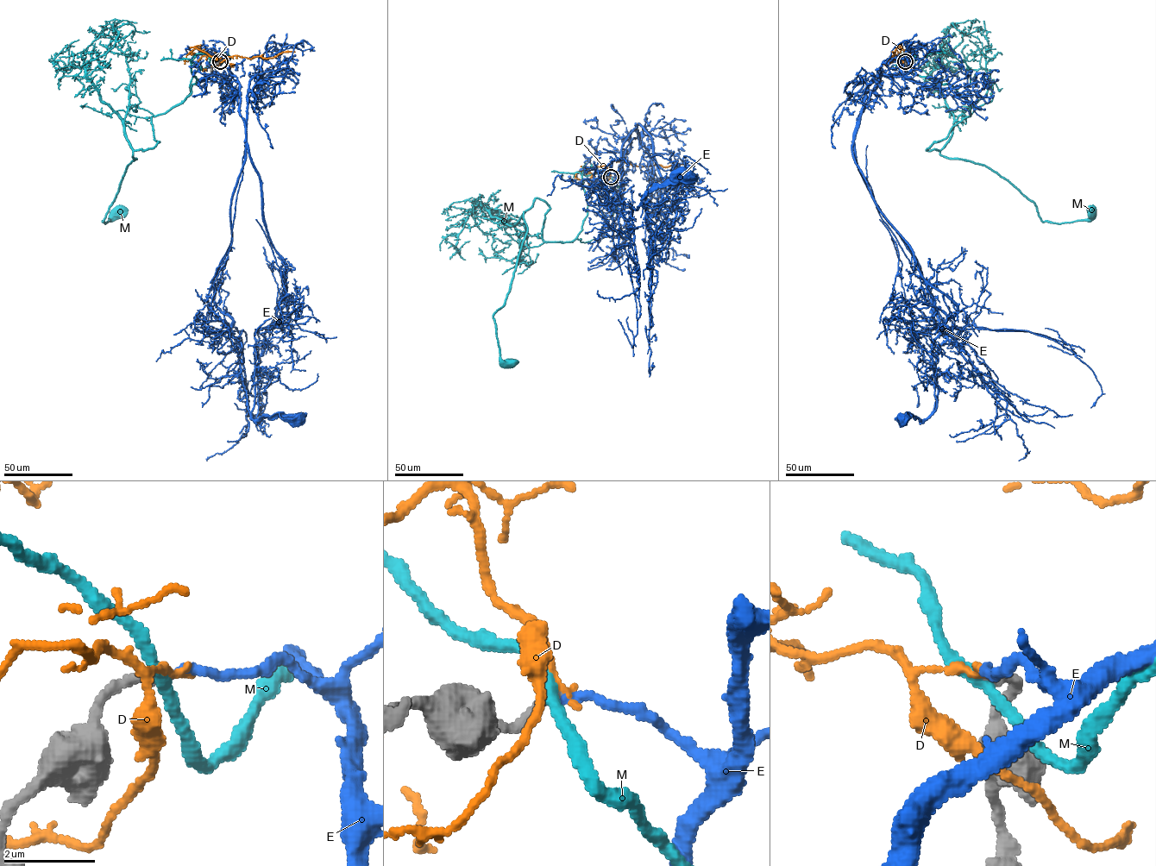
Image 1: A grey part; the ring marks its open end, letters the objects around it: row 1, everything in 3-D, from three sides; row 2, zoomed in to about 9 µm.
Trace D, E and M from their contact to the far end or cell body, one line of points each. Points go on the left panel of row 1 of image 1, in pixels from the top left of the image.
D: (220, 60), (215, 58), (220, 61), (235, 55), (272, 58), (283, 52), (295, 52)
E: (220, 60), (239, 85), (245, 161), (214, 303), (240, 342), (250, 417), (296, 420)
M: (220, 60), (193, 56), (196, 84), (153, 116), (159, 141), (133, 151), (103, 221), (118, 210)

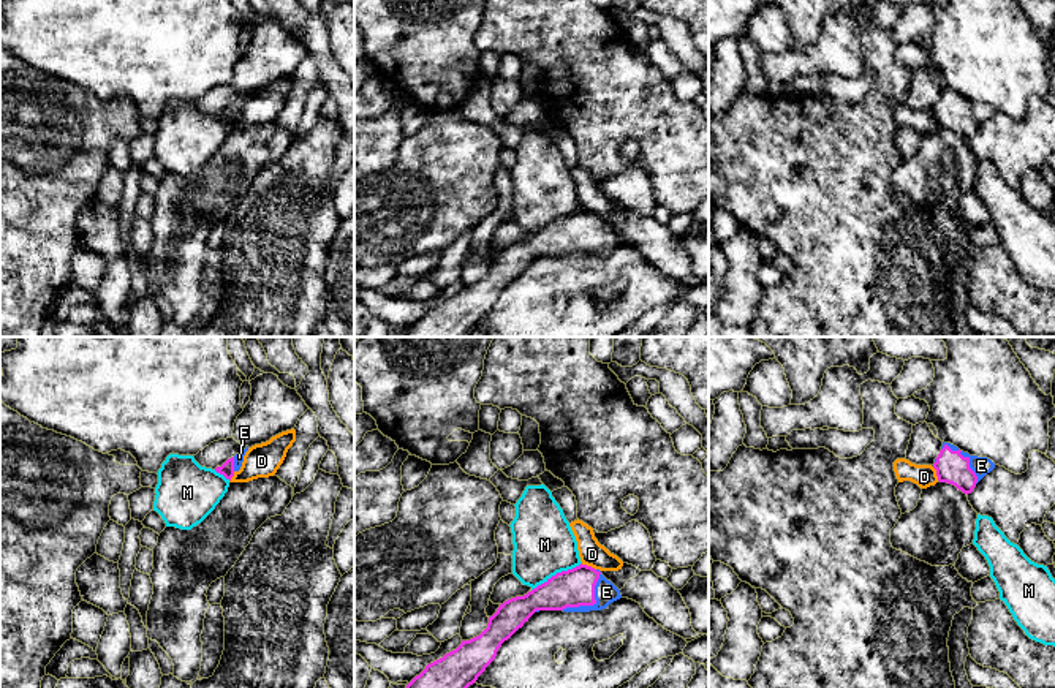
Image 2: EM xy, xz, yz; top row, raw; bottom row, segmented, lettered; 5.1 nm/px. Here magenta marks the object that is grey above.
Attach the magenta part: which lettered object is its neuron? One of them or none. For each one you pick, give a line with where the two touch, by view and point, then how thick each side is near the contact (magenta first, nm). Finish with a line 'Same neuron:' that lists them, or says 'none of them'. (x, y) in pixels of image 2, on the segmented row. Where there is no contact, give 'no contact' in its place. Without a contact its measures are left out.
E: meets magenta in xz at (593, 603); 190 nm thick on the magenta side, 110 nm on the other
Same neuron: E

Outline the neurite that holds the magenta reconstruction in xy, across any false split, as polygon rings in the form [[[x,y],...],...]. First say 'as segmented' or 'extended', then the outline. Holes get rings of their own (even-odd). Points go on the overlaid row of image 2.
extended | [[[248,446],[240,454],[236,454],[234,457],[228,459],[221,467],[217,467],[215,471],[231,481],[234,473],[240,470],[247,451]]]

